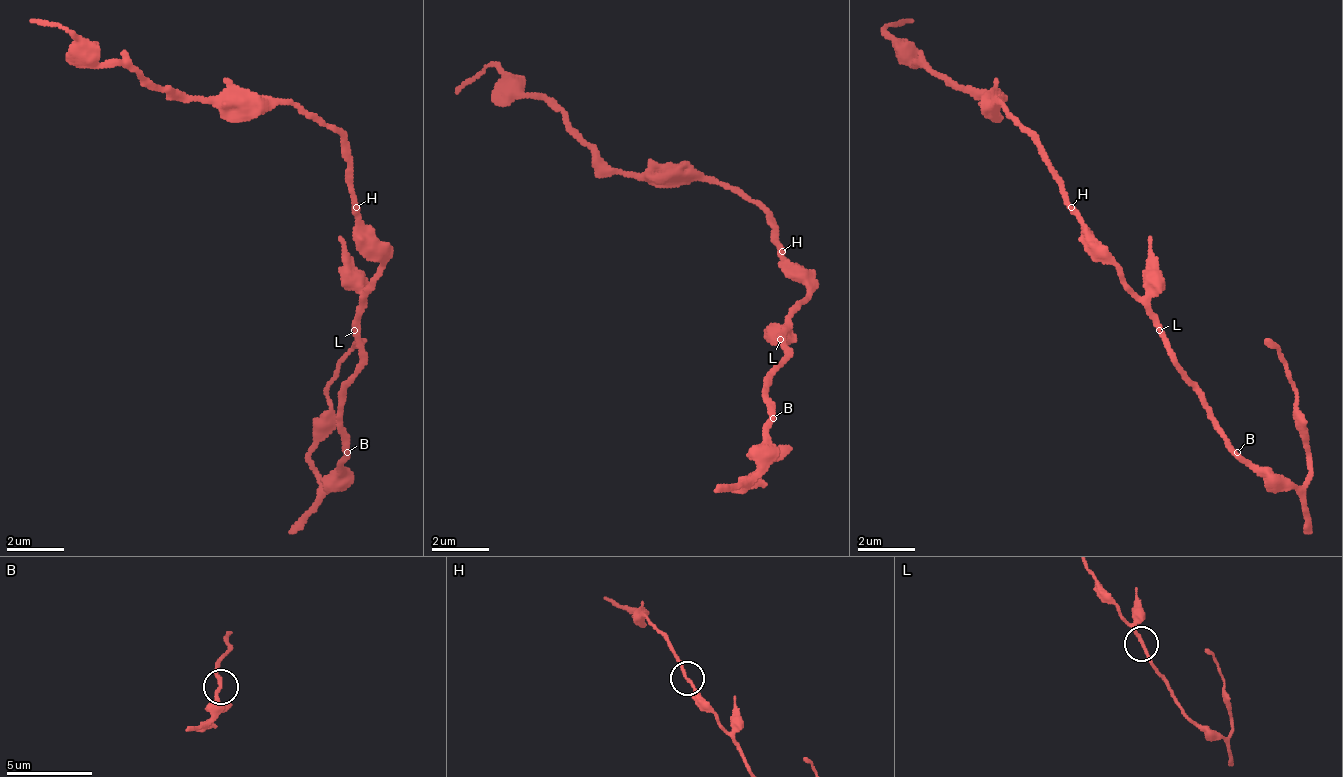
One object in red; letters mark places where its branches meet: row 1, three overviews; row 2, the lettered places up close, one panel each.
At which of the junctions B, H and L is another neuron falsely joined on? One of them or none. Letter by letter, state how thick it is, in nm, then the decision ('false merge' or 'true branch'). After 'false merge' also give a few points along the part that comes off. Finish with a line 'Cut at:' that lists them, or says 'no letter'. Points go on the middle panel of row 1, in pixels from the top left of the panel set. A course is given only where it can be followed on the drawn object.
B: 190 nm | true branch
H: 190 nm | true branch
L: 190 nm | true branch
Cut at: no letter

